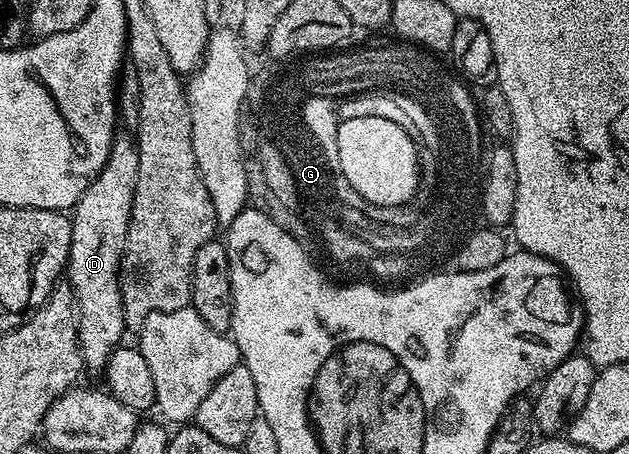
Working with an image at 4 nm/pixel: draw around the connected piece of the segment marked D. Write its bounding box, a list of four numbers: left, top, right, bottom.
[65,135,138,369]

